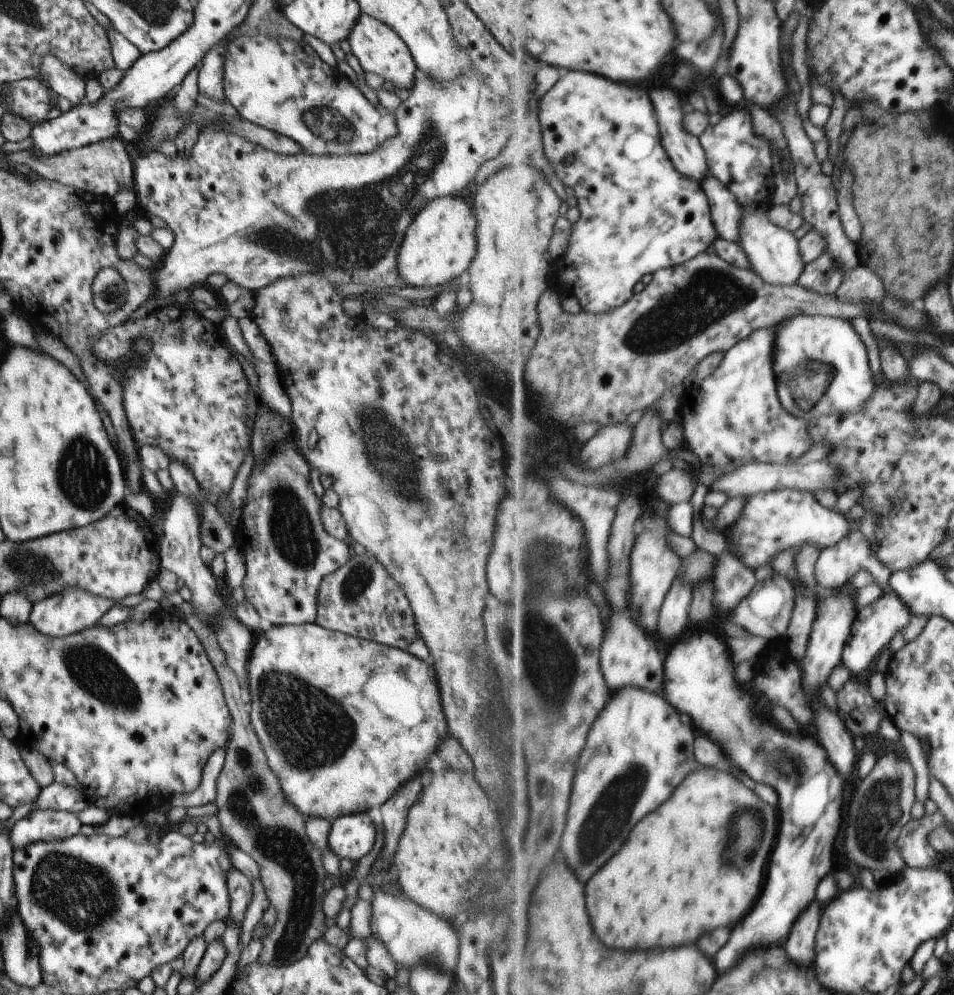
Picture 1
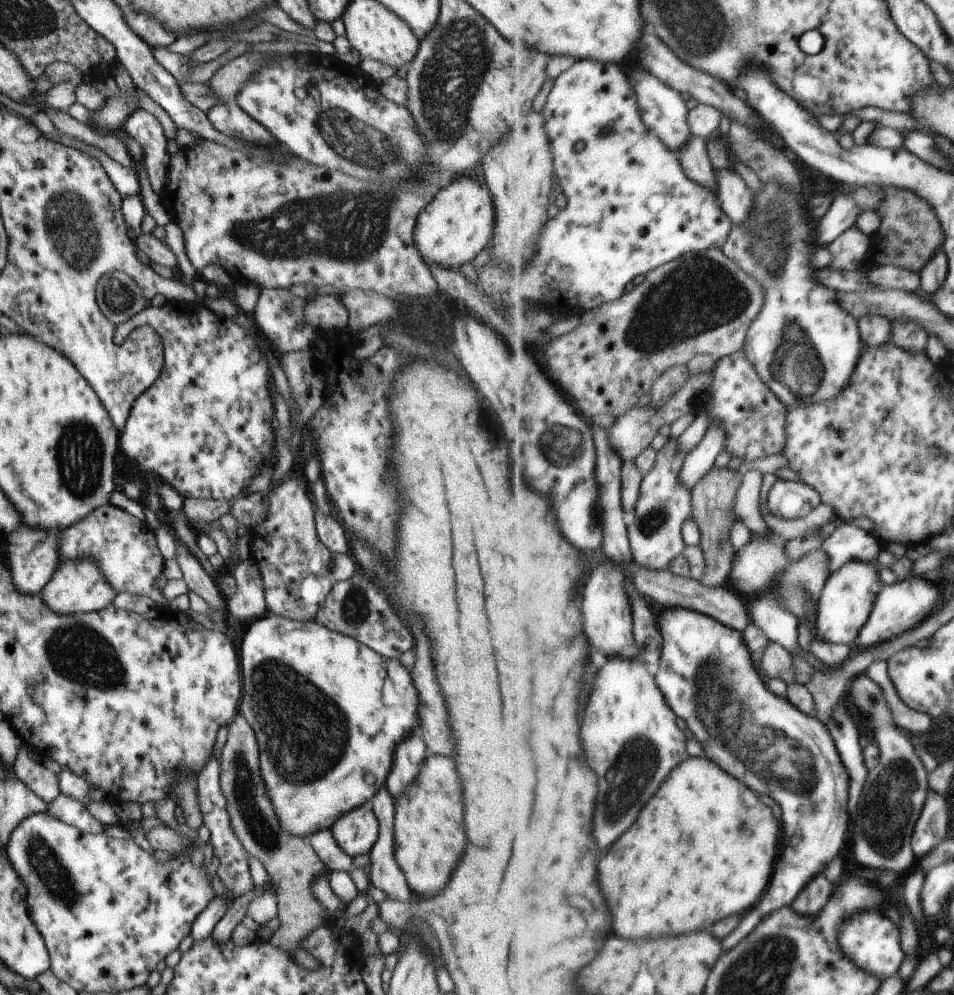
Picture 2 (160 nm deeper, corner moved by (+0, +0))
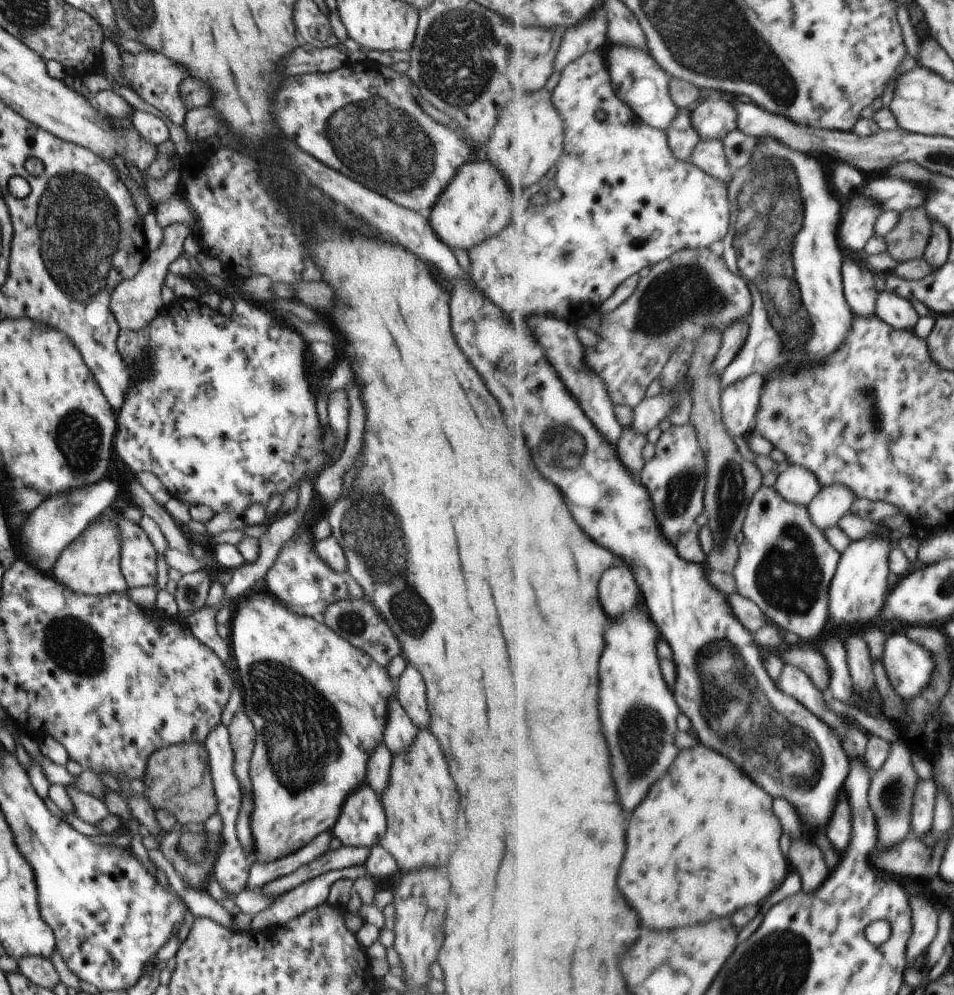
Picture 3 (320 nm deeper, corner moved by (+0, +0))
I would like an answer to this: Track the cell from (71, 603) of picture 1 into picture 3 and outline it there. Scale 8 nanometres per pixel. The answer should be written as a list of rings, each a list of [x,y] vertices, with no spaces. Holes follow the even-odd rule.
[[[131,502],[124,508],[114,506],[97,515],[83,530],[60,552],[49,572],[58,583],[69,589],[71,593],[82,595],[108,595],[112,592],[126,591],[126,582],[120,571],[120,534],[116,517],[124,521],[138,524],[142,512]]]

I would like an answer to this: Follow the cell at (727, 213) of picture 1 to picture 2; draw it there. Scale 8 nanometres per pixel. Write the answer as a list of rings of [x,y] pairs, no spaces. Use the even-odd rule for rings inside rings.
[[[693,134],[680,152],[680,161],[688,177],[718,194],[714,166],[708,153],[708,140]]]

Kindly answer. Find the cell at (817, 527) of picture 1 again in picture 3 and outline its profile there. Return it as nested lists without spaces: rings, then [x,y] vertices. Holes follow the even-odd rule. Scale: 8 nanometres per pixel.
[[[788,463],[785,470],[778,474],[775,486],[783,498],[807,506],[823,487],[813,471],[793,463]]]

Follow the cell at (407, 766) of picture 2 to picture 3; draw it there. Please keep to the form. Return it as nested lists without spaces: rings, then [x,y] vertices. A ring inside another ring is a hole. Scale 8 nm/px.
[[[391,697],[386,702],[384,726],[383,744],[389,748],[389,752],[405,750],[411,744],[415,728],[396,697]]]

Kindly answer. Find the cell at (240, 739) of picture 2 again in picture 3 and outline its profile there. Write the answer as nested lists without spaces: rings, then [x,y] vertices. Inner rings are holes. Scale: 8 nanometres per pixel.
[[[243,710],[237,711],[226,726],[233,753],[233,770],[241,795],[250,793],[248,760],[253,748],[255,729]]]

